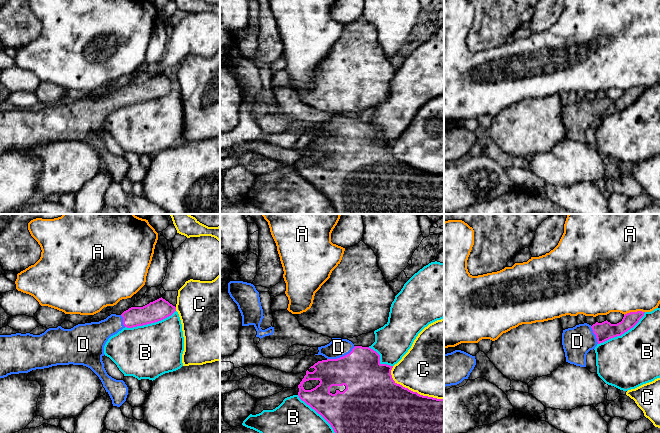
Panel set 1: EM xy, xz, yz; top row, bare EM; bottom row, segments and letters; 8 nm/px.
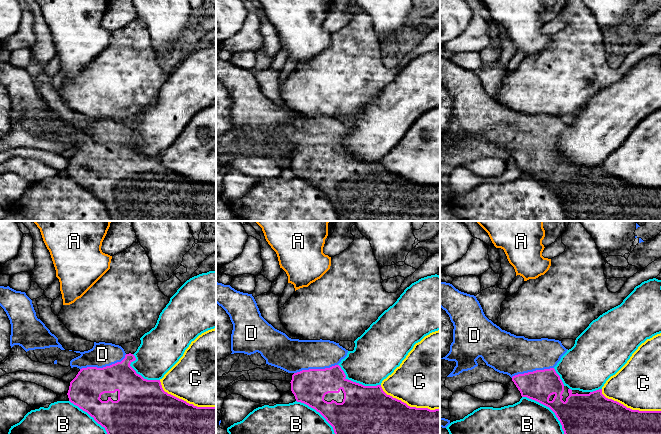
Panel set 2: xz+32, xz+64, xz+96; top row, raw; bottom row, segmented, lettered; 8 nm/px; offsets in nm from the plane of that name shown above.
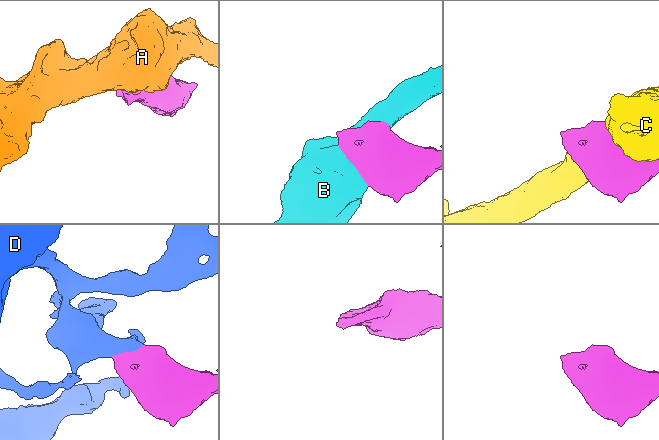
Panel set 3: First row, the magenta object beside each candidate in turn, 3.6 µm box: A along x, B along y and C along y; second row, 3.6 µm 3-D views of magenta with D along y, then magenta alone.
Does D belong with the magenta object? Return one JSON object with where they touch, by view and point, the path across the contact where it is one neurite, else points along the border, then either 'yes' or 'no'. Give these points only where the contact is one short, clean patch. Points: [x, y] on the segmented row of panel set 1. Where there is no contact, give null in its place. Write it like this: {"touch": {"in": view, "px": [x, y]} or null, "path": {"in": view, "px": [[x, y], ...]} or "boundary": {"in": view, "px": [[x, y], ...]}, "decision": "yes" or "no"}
{"touch": {"in": "xz", "px": [341, 357]}, "decision": "yes"}

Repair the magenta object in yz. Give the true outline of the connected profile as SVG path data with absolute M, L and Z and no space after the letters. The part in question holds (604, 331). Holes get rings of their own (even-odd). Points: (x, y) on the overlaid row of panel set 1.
M630 312L624 315L621 322L611 324L607 320L592 326L584 323L563 330L562 345L566 362L586 367L586 355L590 350L611 338L621 336L633 328L644 316L645 312Z

